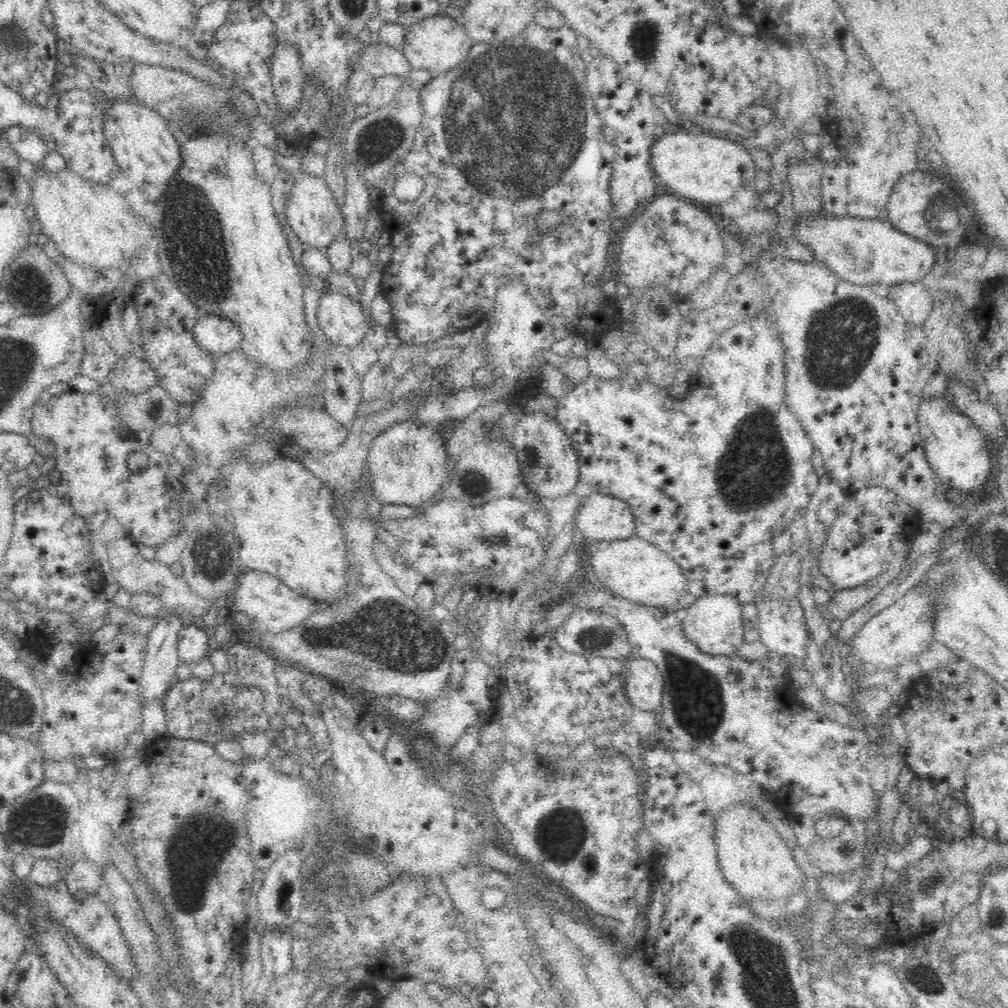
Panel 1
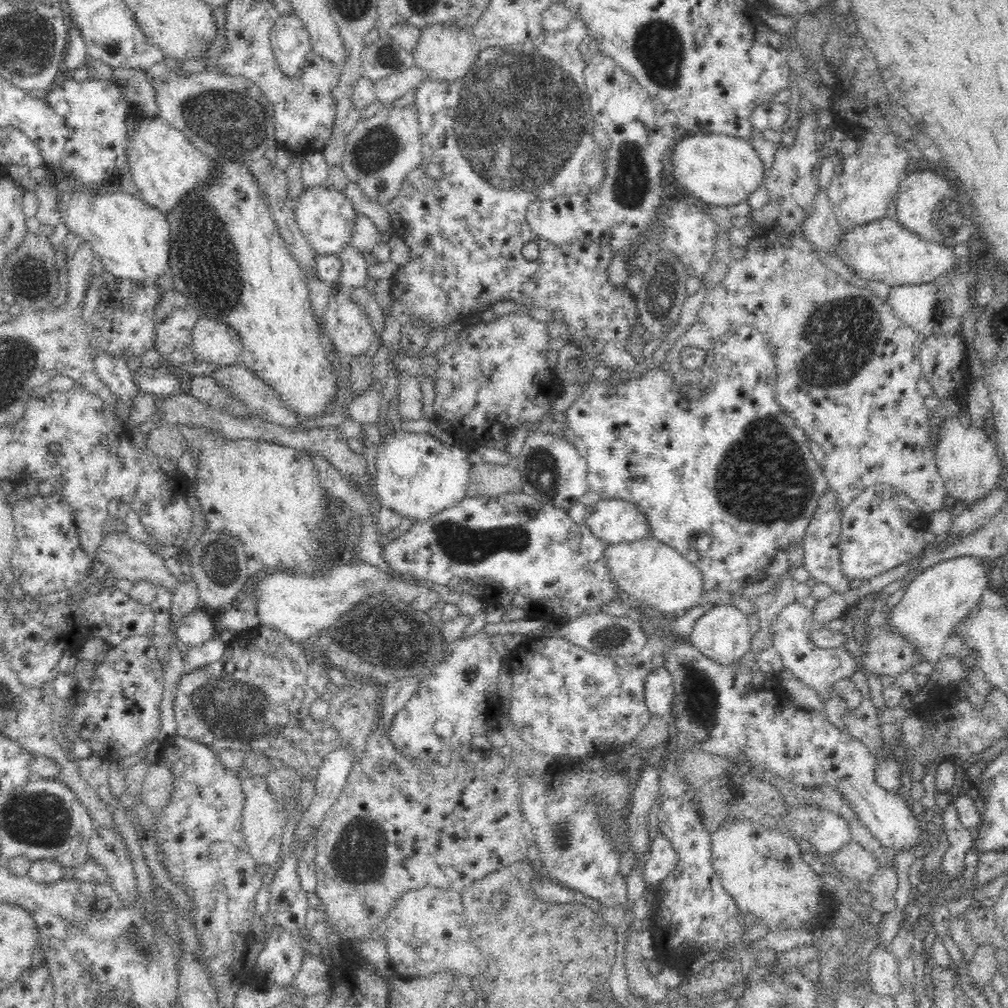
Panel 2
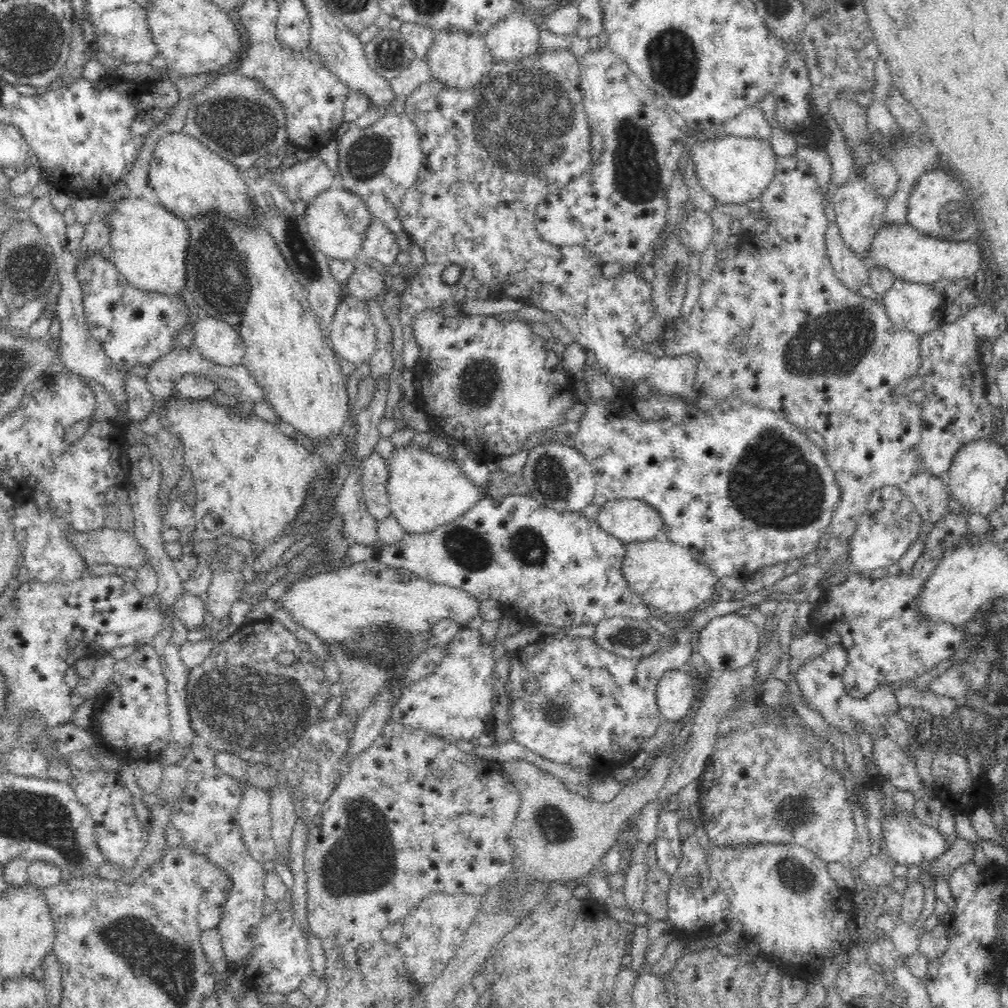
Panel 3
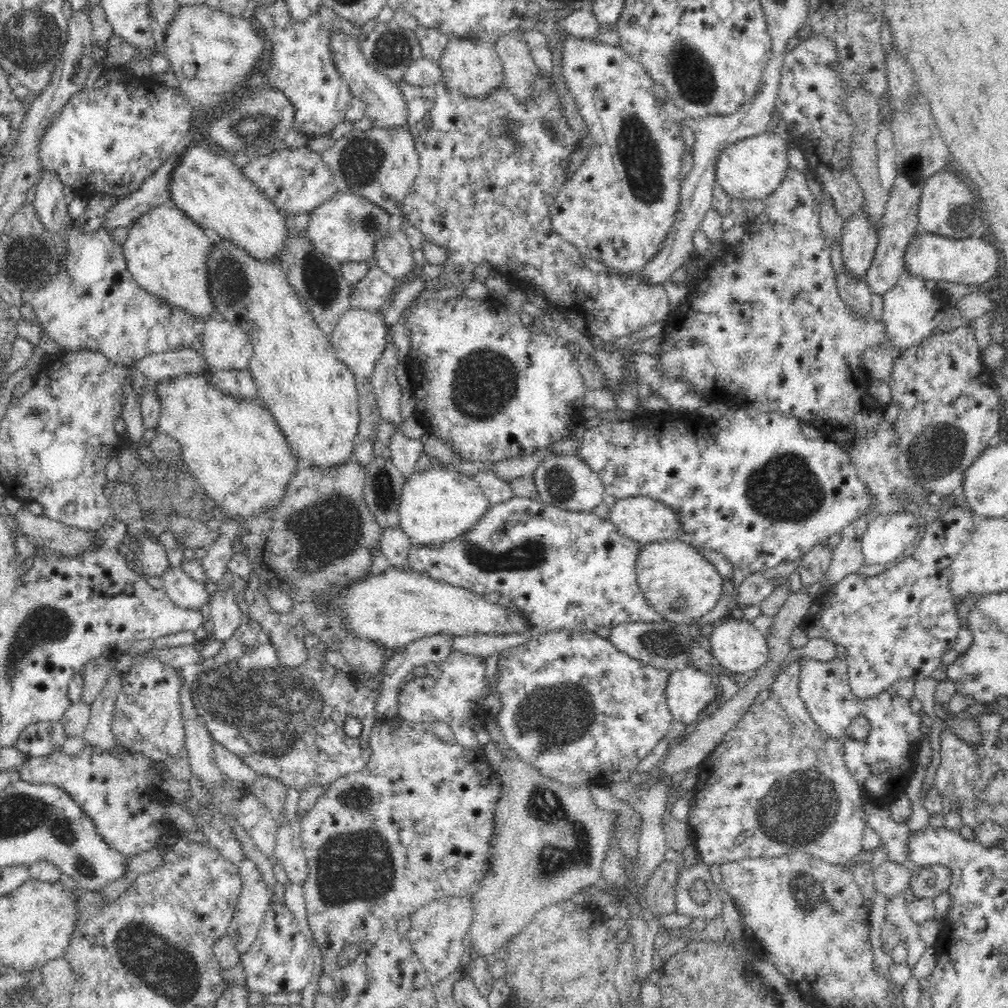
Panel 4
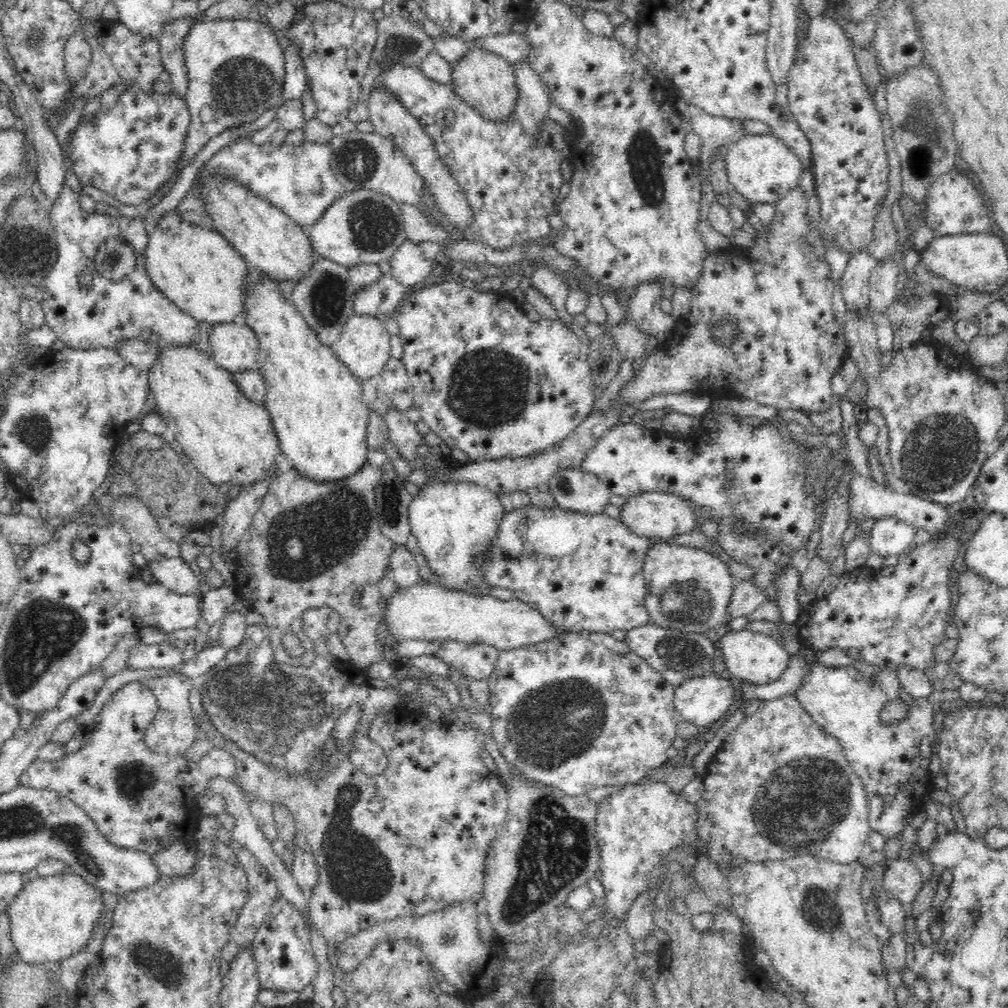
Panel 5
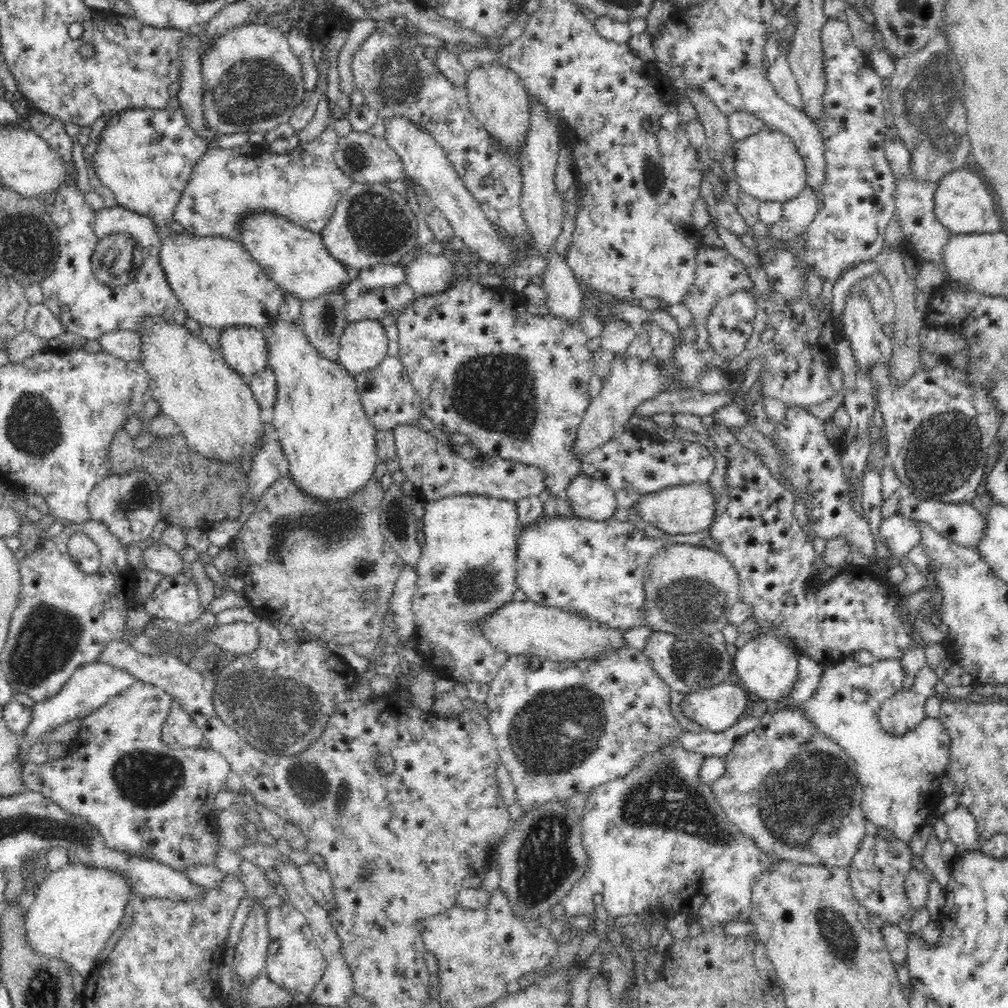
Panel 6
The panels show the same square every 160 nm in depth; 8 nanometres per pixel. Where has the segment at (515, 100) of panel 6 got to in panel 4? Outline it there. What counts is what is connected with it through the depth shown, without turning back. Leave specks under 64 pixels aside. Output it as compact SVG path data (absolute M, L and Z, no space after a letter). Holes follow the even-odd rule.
M451 37L438 61L443 81L452 90L464 96L485 97L494 92L504 80L504 67L492 43Z

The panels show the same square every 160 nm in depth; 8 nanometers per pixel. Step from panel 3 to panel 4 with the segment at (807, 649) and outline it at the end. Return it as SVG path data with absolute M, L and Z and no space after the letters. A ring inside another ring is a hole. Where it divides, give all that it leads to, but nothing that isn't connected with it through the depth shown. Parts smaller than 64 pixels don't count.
M802 657L790 662L783 669L783 672L776 677L770 687L769 697L761 703L760 712L747 715L745 720L737 723L735 728L732 728L722 737L722 742L708 755L708 758L698 766L699 772L693 790L694 801L689 812L688 821L692 844L695 845L699 860L707 868L712 864L719 864L720 866L724 863L748 857L779 857L796 850L811 854L833 865L847 866L850 859L860 854L860 851L863 850L860 842L862 842L862 834L864 834L864 827L867 826L867 822L861 798L865 796L865 792L846 766L843 757L843 744L839 740L834 740L831 736L826 735L814 723L804 701L799 697L800 662L802 662Z

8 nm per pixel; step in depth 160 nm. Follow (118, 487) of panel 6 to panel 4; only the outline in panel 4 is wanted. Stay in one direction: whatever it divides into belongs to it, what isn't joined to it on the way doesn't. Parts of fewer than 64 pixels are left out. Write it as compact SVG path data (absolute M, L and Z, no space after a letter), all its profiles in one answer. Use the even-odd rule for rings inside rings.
M155 536L144 537L138 544L135 559L141 568L141 572L146 576L160 578L170 567L164 545L158 543Z

